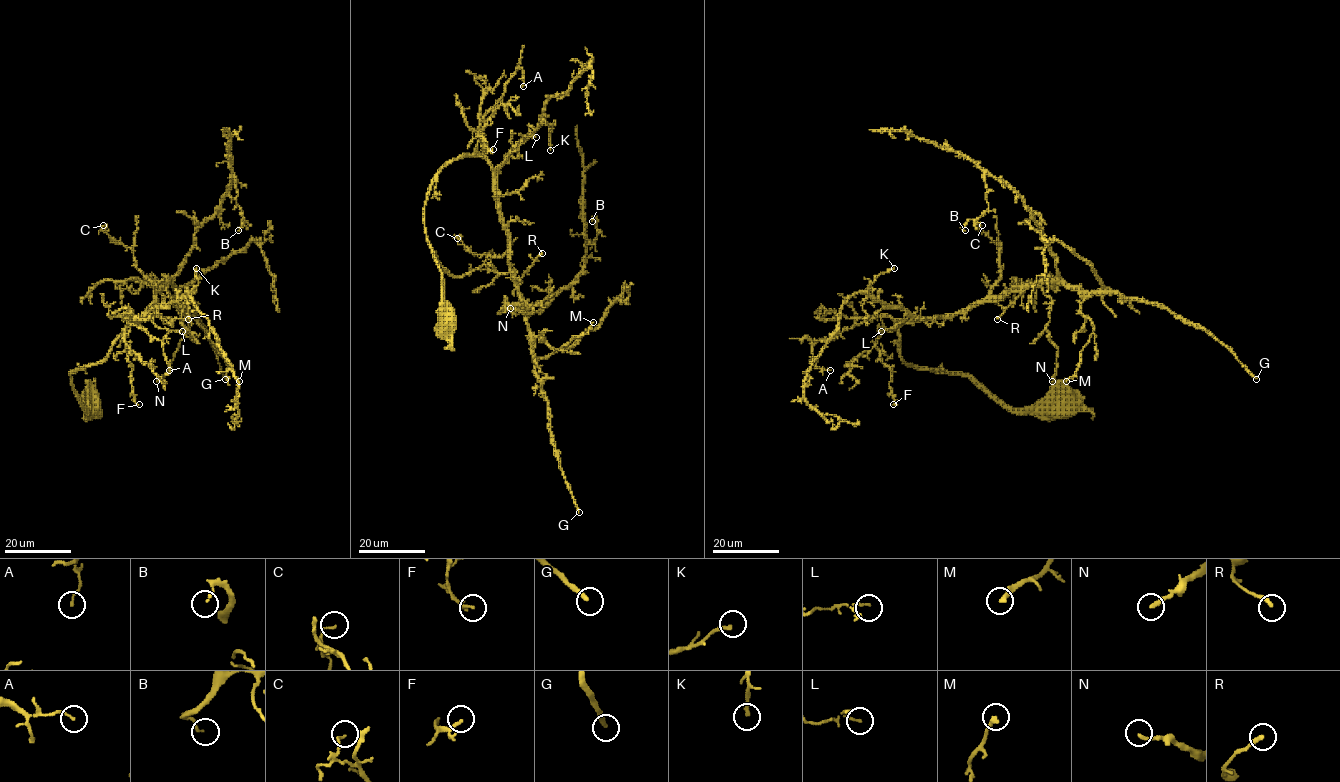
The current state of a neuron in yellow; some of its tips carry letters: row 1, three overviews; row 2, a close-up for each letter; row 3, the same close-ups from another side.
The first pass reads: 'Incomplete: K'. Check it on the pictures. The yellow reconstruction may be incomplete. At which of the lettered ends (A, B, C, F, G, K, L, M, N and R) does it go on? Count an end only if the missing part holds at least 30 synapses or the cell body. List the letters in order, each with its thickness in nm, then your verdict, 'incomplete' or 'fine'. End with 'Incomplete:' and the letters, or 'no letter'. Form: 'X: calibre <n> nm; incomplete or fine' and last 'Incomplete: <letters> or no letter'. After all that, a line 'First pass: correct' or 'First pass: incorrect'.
A: calibre 130 nm; fine
B: calibre 130 nm; fine
C: calibre 110 nm; fine
F: calibre 120 nm; fine
G: calibre 260 nm; fine
K: calibre 200 nm; fine
L: calibre 130 nm; fine
M: calibre 260 nm; fine
N: calibre 200 nm; fine
R: calibre 240 nm; fine
Incomplete: no letter
First pass: incorrect

